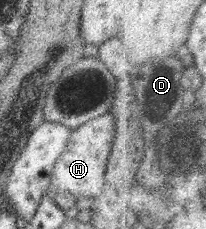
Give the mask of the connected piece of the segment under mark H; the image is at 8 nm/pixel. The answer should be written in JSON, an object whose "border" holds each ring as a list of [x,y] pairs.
{"border":[[[110,111],[73,130],[65,150],[54,164],[50,185],[45,195],[53,197],[54,194],[68,192],[75,198],[81,196],[97,198],[97,194],[101,194],[105,186],[105,166],[107,161],[114,157],[115,139],[118,136],[120,134],[117,132],[116,116]]]}

